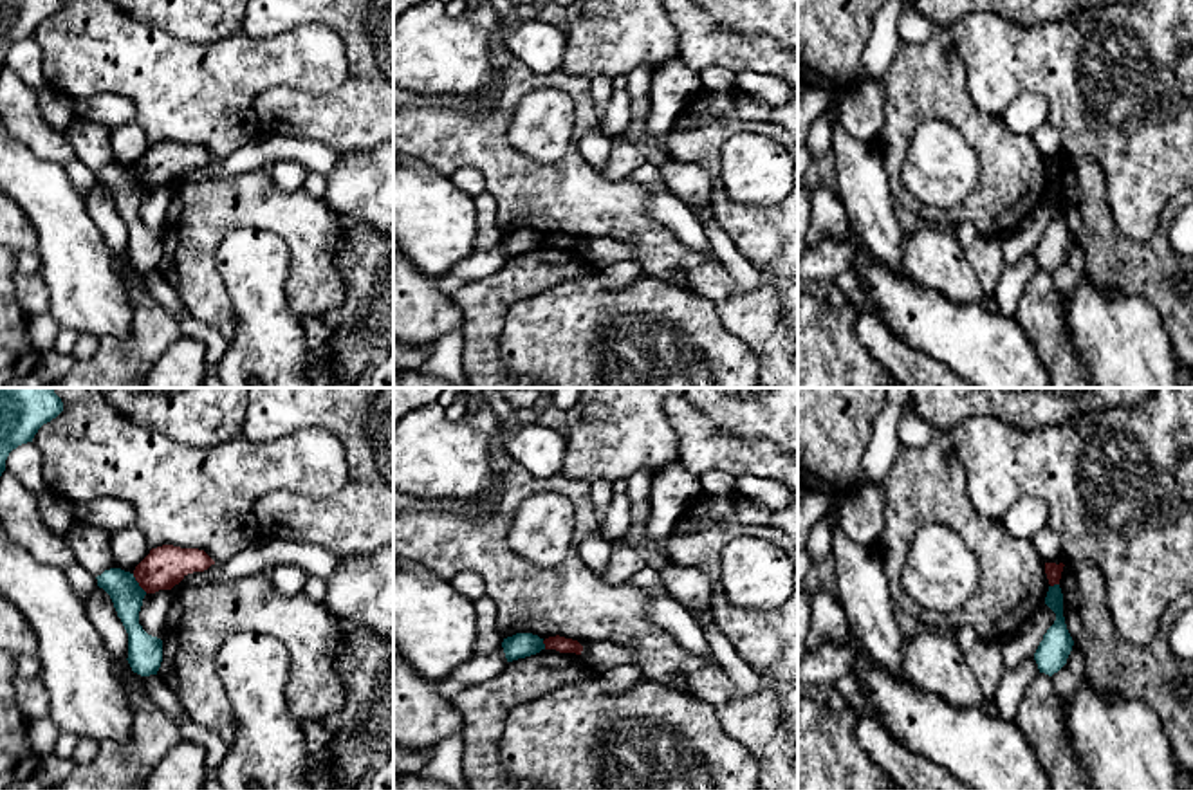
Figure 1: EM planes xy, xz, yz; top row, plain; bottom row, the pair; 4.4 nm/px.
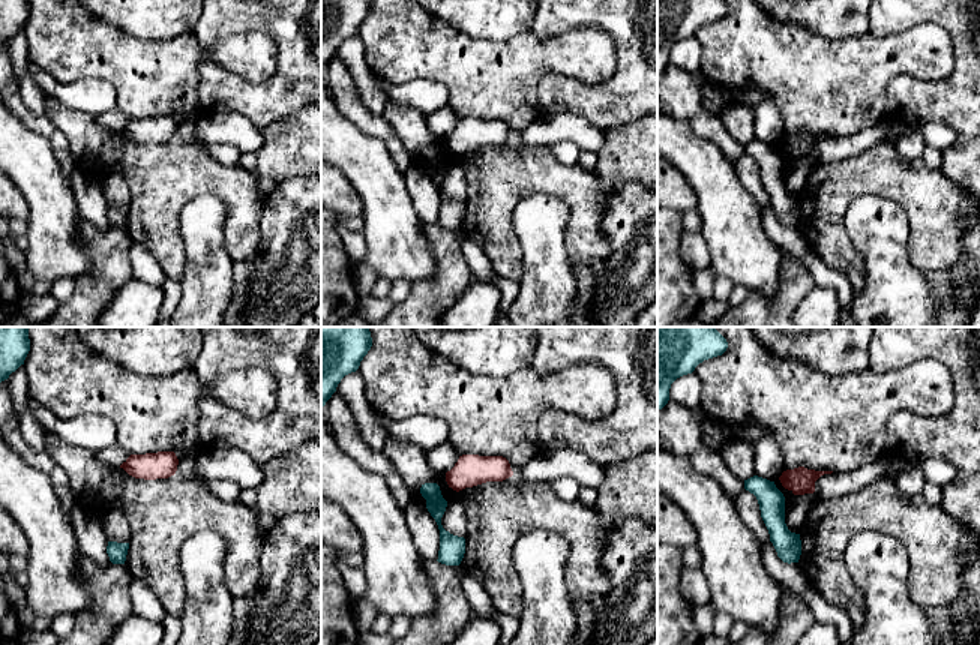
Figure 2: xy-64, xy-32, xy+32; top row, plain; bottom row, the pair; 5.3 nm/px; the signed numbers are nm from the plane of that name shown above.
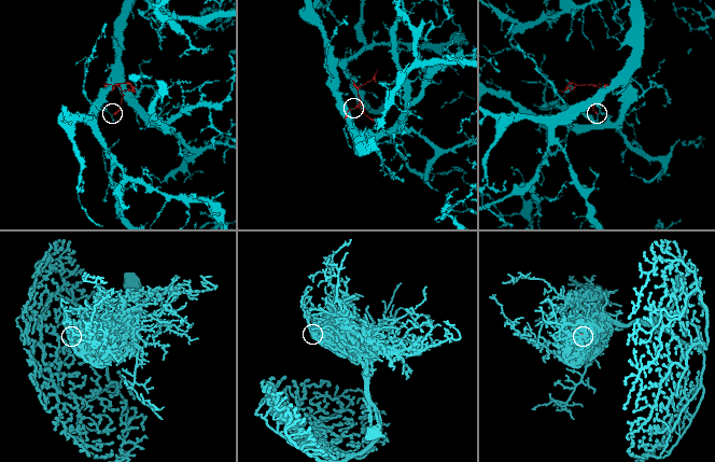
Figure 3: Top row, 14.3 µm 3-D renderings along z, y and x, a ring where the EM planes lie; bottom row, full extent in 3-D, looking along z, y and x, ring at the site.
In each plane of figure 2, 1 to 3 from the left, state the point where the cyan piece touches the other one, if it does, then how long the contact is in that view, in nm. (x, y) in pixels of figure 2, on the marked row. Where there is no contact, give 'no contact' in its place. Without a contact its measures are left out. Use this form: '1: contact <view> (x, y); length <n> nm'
1: no contact
2: no contact
3: no contact

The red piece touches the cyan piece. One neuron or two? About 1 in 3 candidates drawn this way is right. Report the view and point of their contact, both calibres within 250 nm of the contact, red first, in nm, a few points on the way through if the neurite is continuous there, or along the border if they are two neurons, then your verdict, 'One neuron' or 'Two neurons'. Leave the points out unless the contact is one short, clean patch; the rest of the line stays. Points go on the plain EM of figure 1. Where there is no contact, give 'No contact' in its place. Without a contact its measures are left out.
Touches red at xy (138, 177). Thickness 190 nm (red) against 140 nm. Two neurons

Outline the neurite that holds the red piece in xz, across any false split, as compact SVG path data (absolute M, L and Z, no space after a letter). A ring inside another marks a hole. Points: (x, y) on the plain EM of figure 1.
M549 233L543 236L545 245L556 245L560 249L576 249L581 251L583 242L578 236L565 234L565 233Z

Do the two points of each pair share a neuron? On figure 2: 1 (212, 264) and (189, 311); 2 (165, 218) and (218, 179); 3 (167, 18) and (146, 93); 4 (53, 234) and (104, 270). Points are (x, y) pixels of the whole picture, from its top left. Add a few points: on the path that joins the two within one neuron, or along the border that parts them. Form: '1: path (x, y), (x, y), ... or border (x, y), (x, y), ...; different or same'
1: path (207, 276), (206, 294), (201, 299); same
2: path (173, 203), (197, 179), (203, 179); same
3: border (191, 30), (162, 39), (138, 39), (126, 33); different
4: border (78, 228), (78, 245), (90, 269), (75, 278); different

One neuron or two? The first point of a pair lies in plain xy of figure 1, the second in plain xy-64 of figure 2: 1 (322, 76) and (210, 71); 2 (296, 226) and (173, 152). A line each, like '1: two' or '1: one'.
1: two
2: one

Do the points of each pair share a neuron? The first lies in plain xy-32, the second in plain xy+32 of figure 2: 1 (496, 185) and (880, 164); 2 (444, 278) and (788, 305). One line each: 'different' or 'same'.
1: same
2: same

